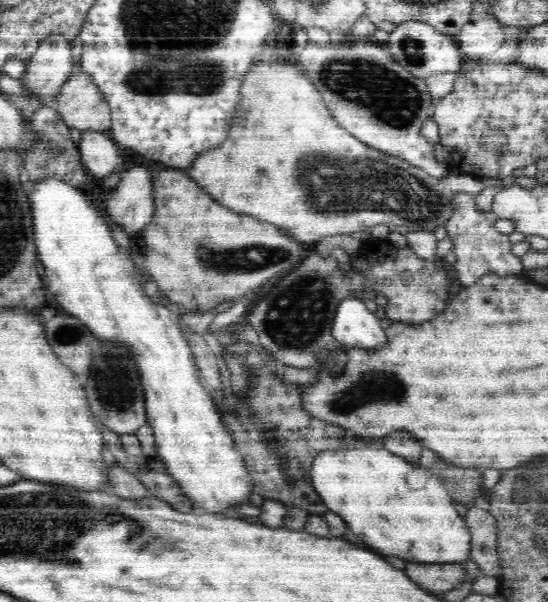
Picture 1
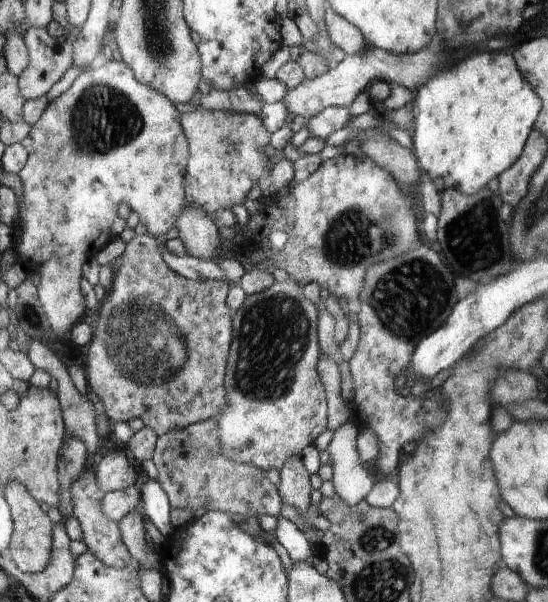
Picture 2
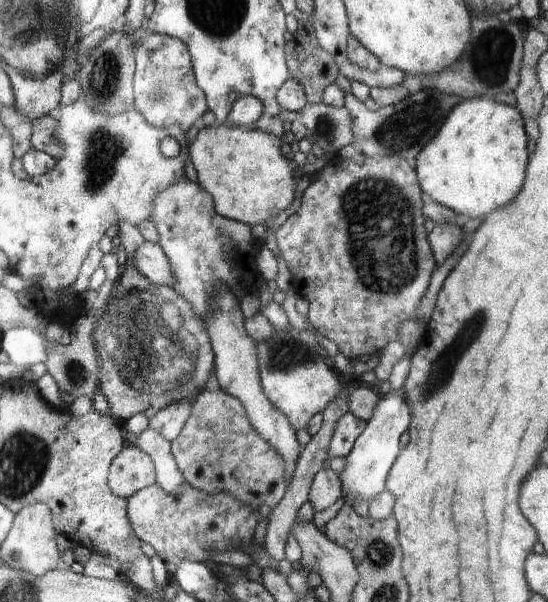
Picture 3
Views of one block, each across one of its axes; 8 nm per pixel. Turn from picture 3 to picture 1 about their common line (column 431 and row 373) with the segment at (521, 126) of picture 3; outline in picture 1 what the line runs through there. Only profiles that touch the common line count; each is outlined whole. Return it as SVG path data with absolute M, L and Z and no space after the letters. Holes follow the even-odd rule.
M44 178L38 181L39 182L34 185L26 183L25 188L28 193L30 193L30 211L32 211L34 244L36 245L37 258L40 259L40 262L44 265L45 280L48 280L46 284L47 288L45 288L46 294L52 298L53 302L60 304L62 312L80 319L80 321L88 326L97 342L110 341L128 347L130 357L132 357L132 361L134 361L134 365L136 365L136 369L138 369L138 373L140 373L140 382L145 397L147 424L150 425L152 434L154 435L155 451L158 452L158 455L162 459L162 463L164 463L163 472L168 473L168 476L176 479L176 481L180 483L180 489L184 491L184 495L194 502L194 504L192 504L193 510L200 508L202 512L210 512L210 514L225 516L222 514L222 510L228 510L235 504L248 503L249 496L252 494L252 492L250 492L250 490L252 490L252 480L250 480L250 476L248 476L248 472L246 472L246 468L244 468L242 456L240 456L238 450L234 448L231 432L225 425L222 426L222 415L220 415L219 407L217 406L217 402L215 402L214 396L208 394L206 389L200 384L200 381L198 381L198 370L195 358L185 337L185 330L188 329L188 326L180 322L180 316L178 316L178 314L168 309L166 305L162 305L158 299L150 298L144 293L145 283L153 280L153 277L145 270L138 276L136 273L136 266L134 266L129 256L131 253L130 249L122 249L114 243L110 226L102 219L98 211L96 211L96 207L86 199L86 196L84 196L79 188L65 184L57 178Z

